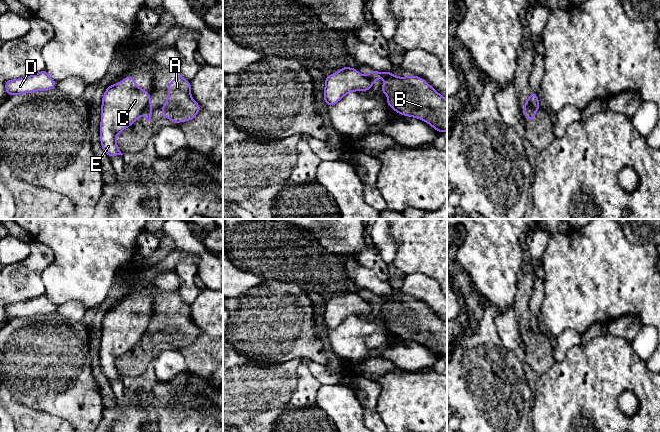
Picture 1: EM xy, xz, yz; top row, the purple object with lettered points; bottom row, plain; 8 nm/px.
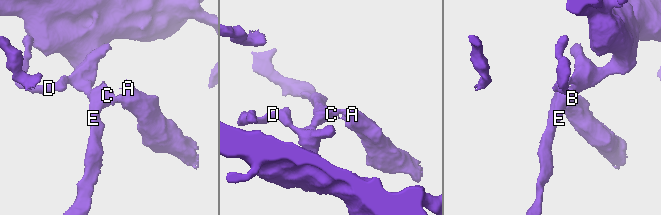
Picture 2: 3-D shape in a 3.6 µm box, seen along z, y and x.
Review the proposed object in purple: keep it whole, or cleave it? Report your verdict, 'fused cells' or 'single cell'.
fused cells

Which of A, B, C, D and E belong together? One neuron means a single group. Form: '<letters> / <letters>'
A B / C D E

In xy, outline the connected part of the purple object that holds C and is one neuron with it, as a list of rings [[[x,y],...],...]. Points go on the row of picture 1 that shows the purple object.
[[[130,74],[106,89],[99,130],[102,149],[109,158],[123,155],[116,144],[116,136],[142,116],[149,99],[149,92],[139,88]]]

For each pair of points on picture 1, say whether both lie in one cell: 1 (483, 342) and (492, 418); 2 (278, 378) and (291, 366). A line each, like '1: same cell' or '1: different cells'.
1: same cell
2: same cell

